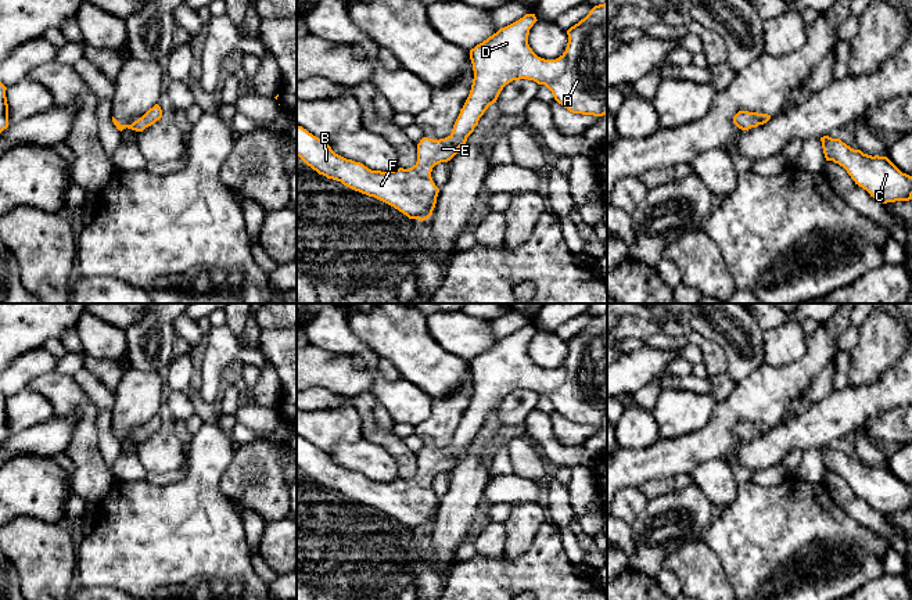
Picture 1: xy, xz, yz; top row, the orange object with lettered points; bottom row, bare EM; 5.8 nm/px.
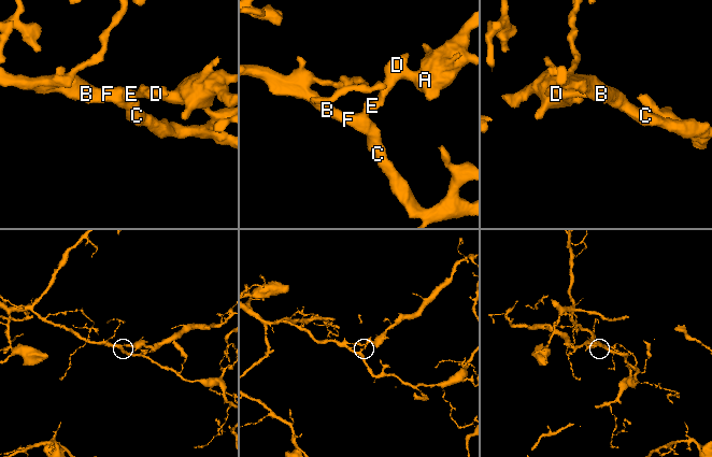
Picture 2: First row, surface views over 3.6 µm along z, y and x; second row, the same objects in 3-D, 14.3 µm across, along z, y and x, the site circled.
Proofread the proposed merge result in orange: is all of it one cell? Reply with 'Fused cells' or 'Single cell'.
Single cell

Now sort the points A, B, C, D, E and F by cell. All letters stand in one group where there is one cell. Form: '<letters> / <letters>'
A B C D E F

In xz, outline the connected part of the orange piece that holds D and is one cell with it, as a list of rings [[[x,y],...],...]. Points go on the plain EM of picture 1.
[[[607,313],[595,316],[584,330],[567,341],[568,353],[565,362],[556,370],[541,369],[529,358],[529,339],[536,331],[535,324],[525,324],[470,360],[474,389],[452,443],[439,450],[423,448],[417,455],[417,473],[412,478],[399,478],[389,482],[371,481],[360,473],[335,464],[326,452],[298,435],[297,467],[319,485],[374,507],[394,517],[409,529],[421,532],[428,529],[432,525],[439,503],[431,488],[432,478],[450,471],[457,464],[459,459],[466,455],[467,448],[474,442],[480,428],[489,416],[496,413],[500,402],[510,392],[528,389],[545,395],[554,410],[572,424],[607,425]]]

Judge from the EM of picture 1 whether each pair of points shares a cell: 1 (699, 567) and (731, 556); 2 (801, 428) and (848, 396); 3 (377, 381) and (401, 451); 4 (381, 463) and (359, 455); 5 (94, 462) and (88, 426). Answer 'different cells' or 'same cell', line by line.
1: different cells
2: same cell
3: different cells
4: same cell
5: same cell

